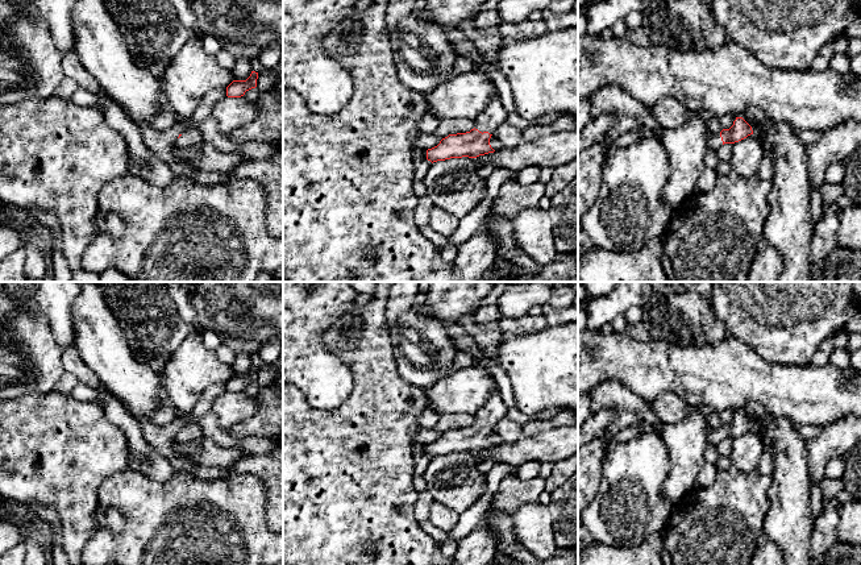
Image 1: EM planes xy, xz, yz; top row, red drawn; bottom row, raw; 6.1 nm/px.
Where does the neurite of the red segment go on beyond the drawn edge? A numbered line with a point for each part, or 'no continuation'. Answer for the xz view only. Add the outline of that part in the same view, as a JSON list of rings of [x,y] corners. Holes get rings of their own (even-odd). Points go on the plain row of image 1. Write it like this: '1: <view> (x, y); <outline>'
1: xz (494, 410); [[[498,389],[492,391],[491,398],[486,402],[486,404],[474,415],[474,423],[479,427],[488,427],[494,429],[495,425],[506,417],[507,407],[500,398],[500,392]]]

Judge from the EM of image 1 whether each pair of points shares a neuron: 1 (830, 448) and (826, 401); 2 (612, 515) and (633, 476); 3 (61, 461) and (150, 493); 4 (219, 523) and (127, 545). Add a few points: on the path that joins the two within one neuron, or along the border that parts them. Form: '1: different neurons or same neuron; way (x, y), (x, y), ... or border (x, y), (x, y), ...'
1: different neurons; border (847, 414), (824, 428)
2: same neuron; way (622, 506), (631, 495), (631, 485)
3: different neurons; border (129, 468), (116, 472), (100, 485), (96, 507)
4: same neuron; way (196, 544), (149, 545)

